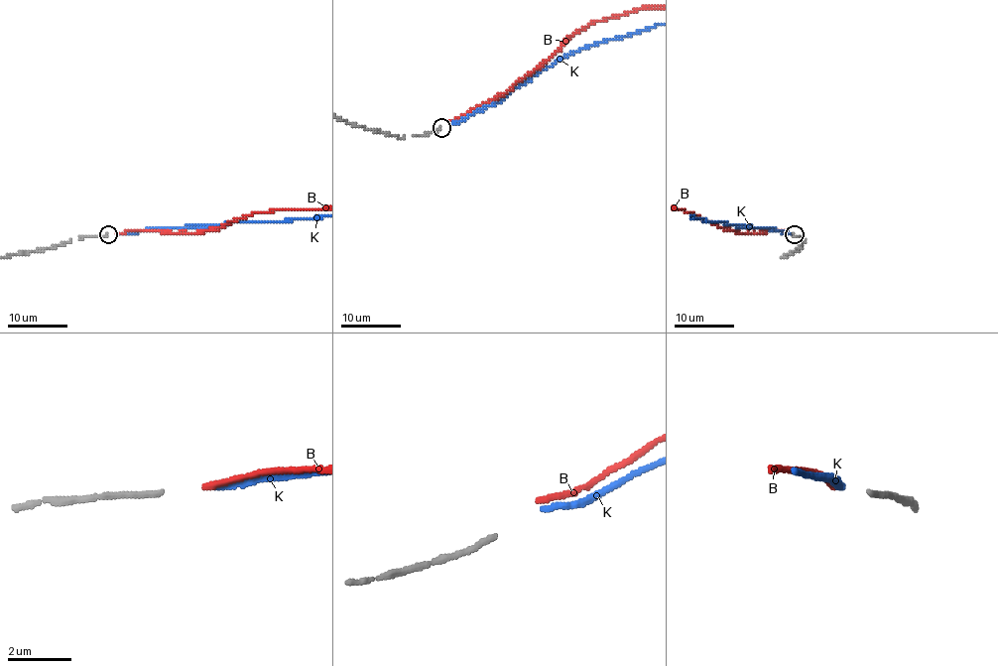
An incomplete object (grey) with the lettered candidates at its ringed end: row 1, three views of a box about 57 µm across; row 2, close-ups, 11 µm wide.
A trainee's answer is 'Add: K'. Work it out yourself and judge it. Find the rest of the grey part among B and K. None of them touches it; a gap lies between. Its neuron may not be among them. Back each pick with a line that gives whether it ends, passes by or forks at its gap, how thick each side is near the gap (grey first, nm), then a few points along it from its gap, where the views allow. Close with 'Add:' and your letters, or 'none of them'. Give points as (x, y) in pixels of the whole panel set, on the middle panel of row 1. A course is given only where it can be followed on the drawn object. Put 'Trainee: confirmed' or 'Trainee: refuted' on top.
Trainee: confirmed
K: it ends | 170/200 nm
Add: K

